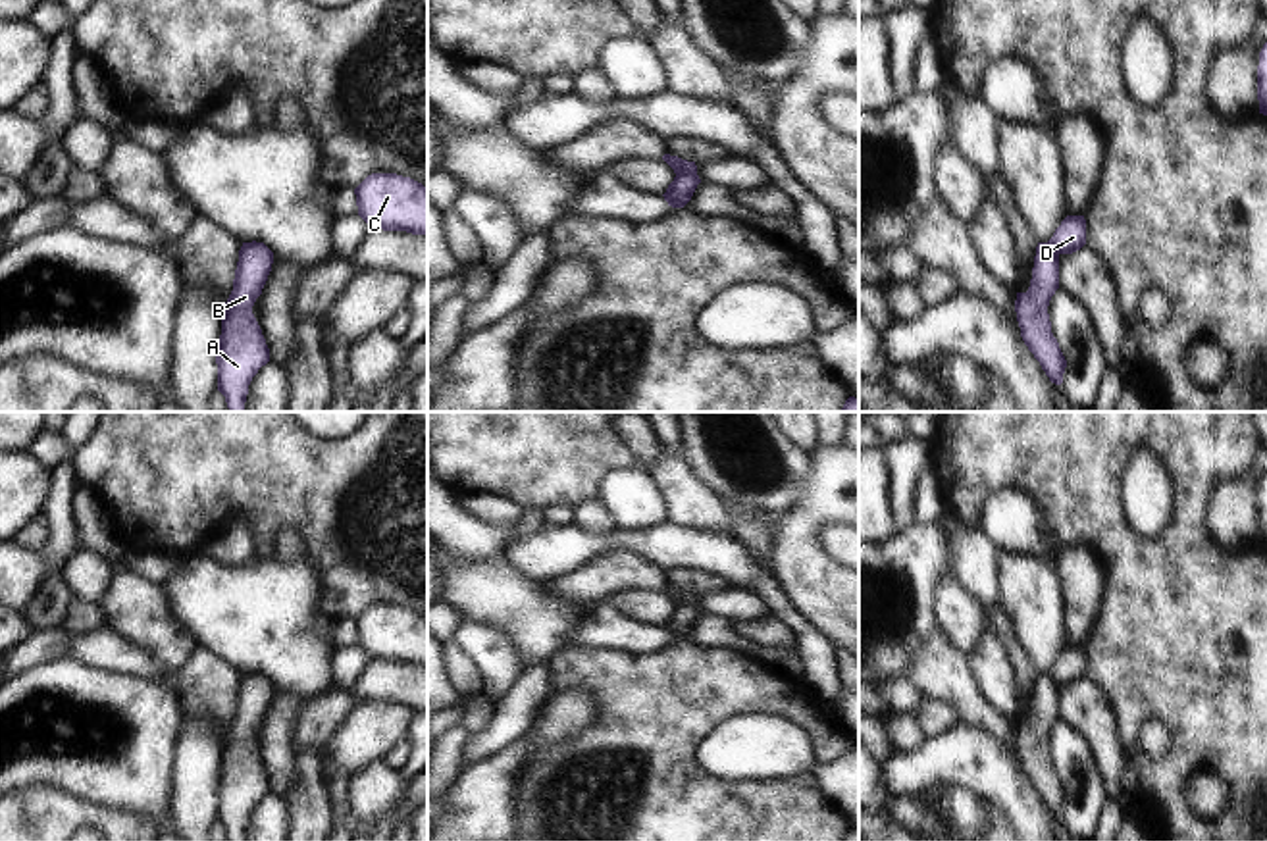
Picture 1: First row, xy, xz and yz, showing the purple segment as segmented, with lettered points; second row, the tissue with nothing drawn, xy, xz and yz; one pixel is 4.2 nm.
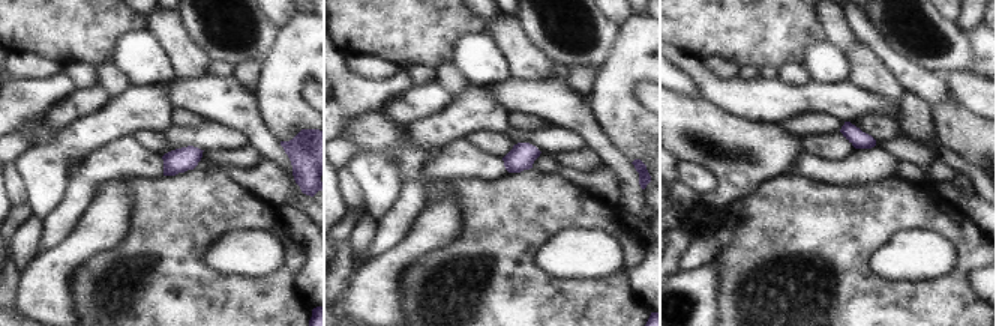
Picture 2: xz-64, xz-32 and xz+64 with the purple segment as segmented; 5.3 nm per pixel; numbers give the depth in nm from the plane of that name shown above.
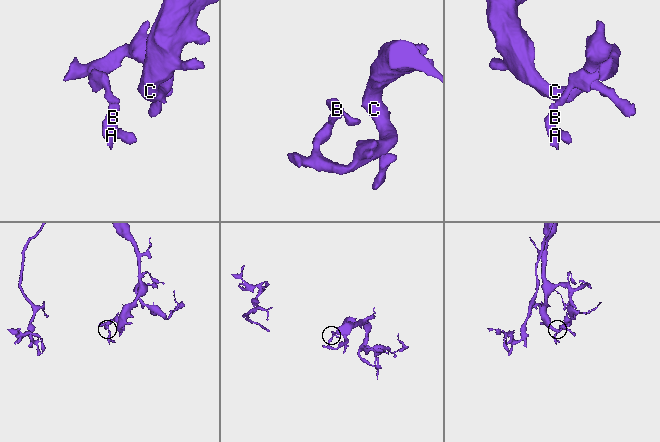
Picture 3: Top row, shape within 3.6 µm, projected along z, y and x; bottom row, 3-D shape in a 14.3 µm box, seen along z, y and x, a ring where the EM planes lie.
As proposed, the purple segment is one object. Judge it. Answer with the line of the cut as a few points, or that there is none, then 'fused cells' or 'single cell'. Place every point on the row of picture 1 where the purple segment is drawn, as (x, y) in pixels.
cut xz (696, 174), (682, 172), (676, 176); fused cells

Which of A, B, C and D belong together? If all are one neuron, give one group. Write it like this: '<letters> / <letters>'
A B / C D

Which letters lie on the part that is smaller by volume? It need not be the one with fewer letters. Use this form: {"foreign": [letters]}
{"foreign": ["A", "B"]}

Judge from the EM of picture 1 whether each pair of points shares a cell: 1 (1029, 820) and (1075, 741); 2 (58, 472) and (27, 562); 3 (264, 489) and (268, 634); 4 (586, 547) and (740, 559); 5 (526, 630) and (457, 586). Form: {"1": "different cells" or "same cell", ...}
{"1": "different cells", "2": "same cell", "3": "different cells", "4": "same cell", "5": "same cell"}

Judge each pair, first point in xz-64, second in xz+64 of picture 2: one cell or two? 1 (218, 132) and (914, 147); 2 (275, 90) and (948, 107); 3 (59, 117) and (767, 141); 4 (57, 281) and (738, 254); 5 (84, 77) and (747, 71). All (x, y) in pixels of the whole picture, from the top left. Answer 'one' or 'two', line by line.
1: one
2: one
3: two
4: two
5: two

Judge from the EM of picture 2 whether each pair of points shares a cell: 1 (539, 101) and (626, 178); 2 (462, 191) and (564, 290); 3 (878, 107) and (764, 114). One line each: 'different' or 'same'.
1: same
2: same
3: same

